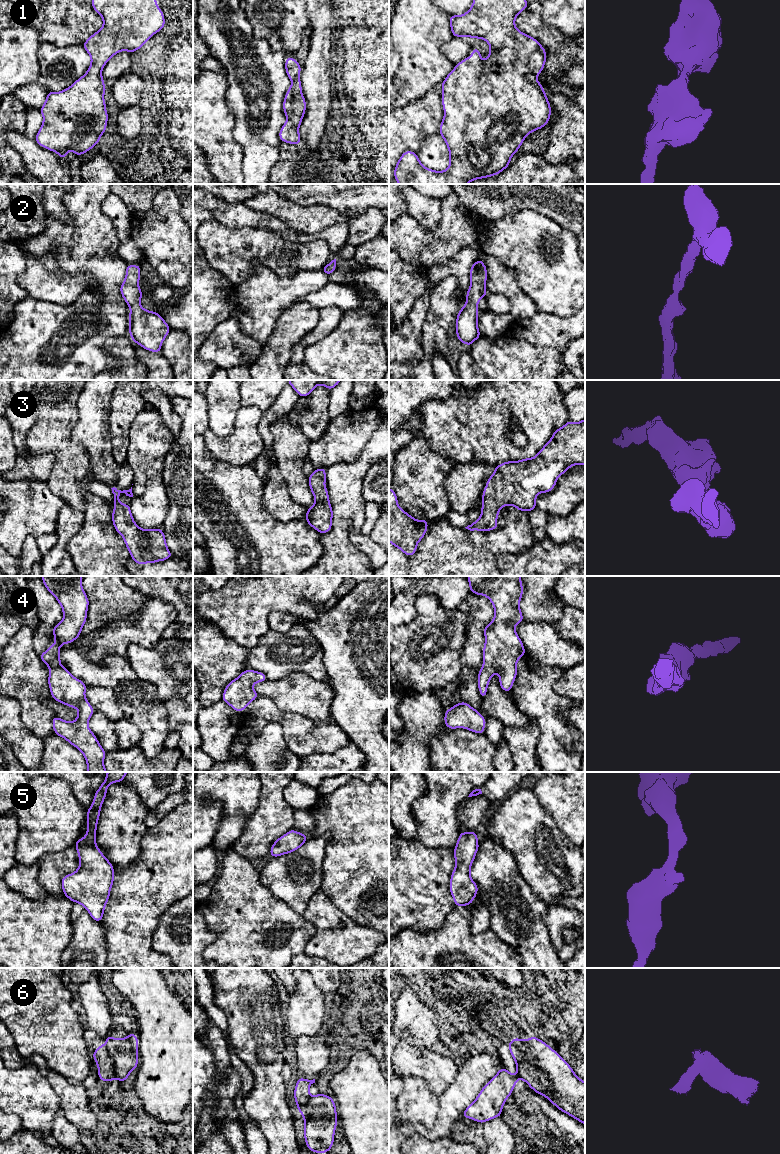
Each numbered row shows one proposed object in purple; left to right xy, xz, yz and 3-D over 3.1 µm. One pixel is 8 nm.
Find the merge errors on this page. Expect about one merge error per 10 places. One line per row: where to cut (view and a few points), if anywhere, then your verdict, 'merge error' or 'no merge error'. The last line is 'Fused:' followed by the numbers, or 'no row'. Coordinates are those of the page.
1: no cut | no merge error
2: no cut | no merge error
3: no cut | no merge error
4: no cut | no merge error
5: no cut | no merge error
6: xy (105, 1048), (113, 1061), (116, 1078) | merge error
Fused: 6

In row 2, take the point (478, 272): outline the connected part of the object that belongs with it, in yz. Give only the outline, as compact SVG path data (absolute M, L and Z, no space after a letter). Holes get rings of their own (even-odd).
M481 259L470 267L470 287L466 293L466 304L456 317L457 339L468 345L481 337L478 328L478 303L487 295L487 268Z

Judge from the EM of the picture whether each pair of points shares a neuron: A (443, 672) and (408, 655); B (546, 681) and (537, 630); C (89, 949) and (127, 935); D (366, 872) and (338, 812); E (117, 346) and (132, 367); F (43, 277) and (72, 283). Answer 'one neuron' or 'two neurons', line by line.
A: one neuron
B: two neurons
C: two neurons
D: one neuron
E: one neuron
F: one neuron

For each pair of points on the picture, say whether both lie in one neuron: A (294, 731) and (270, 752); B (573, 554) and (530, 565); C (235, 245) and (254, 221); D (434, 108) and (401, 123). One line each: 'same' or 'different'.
A: different
B: same
C: different
D: same

